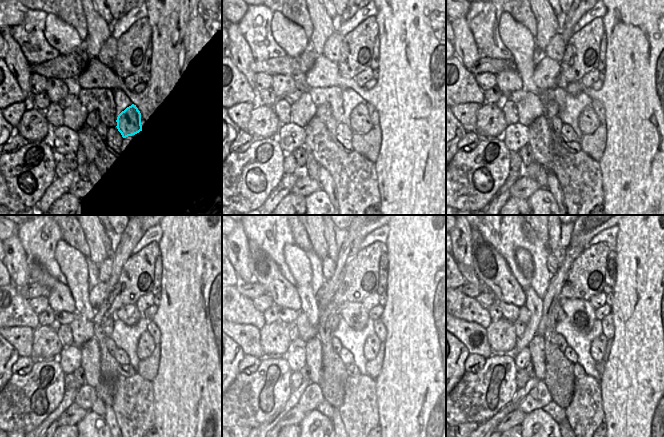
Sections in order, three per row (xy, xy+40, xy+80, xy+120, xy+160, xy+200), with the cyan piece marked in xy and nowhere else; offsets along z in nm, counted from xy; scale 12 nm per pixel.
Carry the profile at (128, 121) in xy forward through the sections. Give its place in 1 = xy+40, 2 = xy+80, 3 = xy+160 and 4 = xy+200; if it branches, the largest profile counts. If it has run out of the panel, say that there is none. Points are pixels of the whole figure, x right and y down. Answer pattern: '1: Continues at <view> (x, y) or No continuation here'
1: Continues at xy+40 (360, 122)
2: Continues at xy+80 (588, 122)
3: Continues at xy+160 (372, 344)
4: Continues at xy+200 (598, 346)

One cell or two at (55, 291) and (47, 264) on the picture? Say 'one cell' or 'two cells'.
two cells

